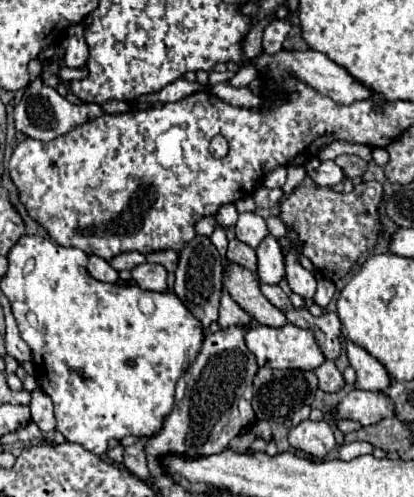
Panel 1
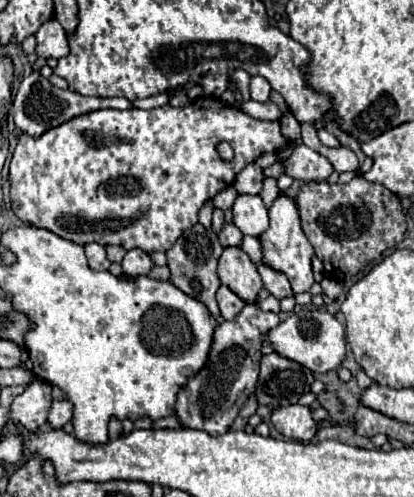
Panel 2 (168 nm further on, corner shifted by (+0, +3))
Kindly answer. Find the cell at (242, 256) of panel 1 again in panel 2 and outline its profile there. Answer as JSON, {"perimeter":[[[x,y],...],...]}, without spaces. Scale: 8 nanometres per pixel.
{"perimeter":[[[224,222],[222,230],[218,232],[218,240],[222,246],[240,246],[242,244],[242,232],[236,228],[234,222]]]}

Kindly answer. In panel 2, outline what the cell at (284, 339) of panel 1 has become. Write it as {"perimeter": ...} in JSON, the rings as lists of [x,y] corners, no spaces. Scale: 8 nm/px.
{"perimeter":[[[302,310],[298,314],[290,314],[266,336],[278,354],[310,368],[312,372],[324,374],[328,370],[336,370],[346,356],[346,326],[326,310]]]}

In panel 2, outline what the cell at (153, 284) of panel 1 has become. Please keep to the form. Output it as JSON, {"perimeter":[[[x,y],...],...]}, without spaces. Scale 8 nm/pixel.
{"perimeter":[[[132,248],[126,252],[124,260],[122,260],[122,270],[128,276],[140,276],[140,274],[148,274],[152,268],[152,260],[146,252],[142,252],[140,248]]]}

